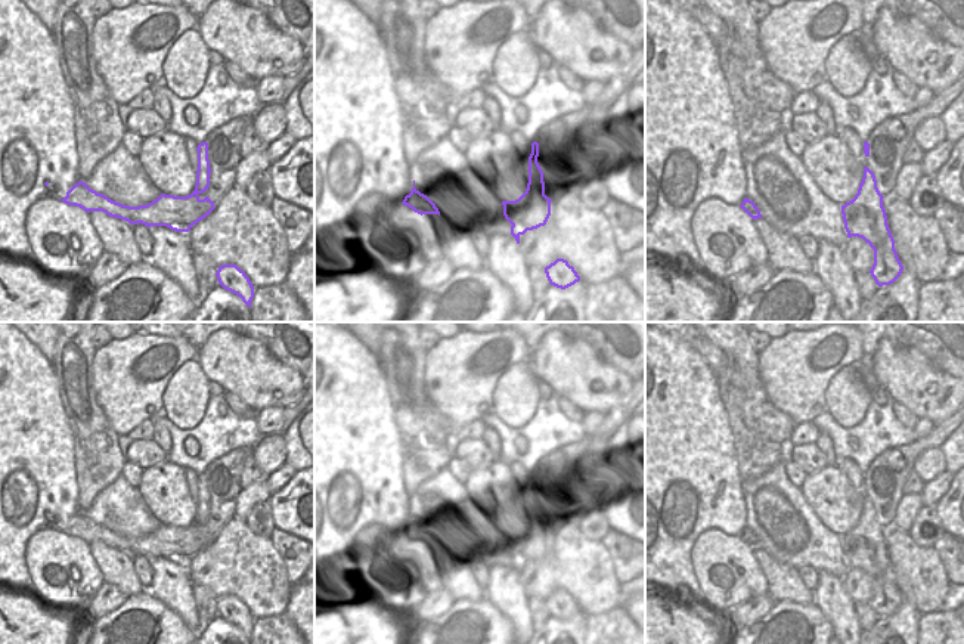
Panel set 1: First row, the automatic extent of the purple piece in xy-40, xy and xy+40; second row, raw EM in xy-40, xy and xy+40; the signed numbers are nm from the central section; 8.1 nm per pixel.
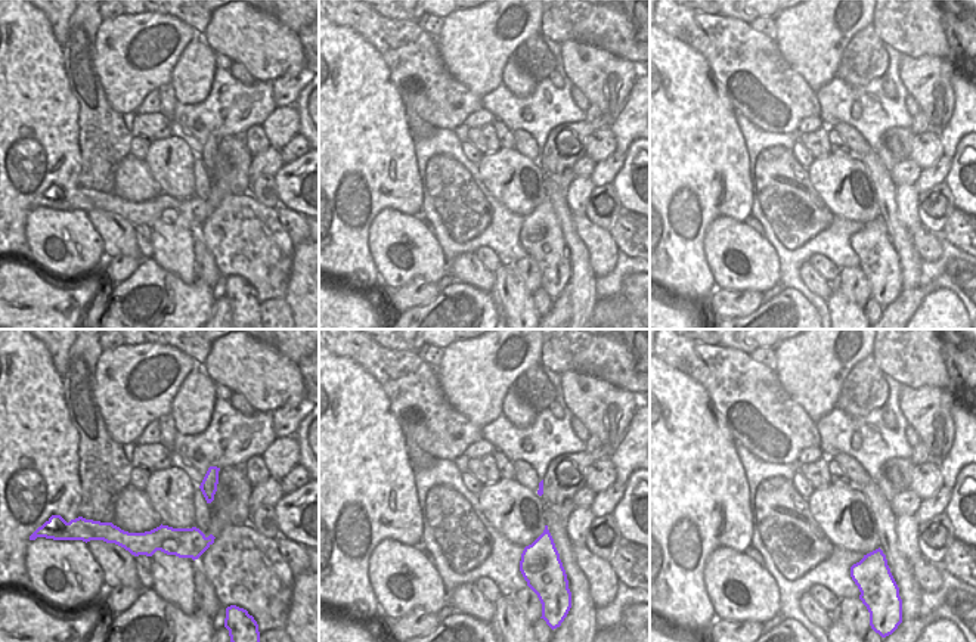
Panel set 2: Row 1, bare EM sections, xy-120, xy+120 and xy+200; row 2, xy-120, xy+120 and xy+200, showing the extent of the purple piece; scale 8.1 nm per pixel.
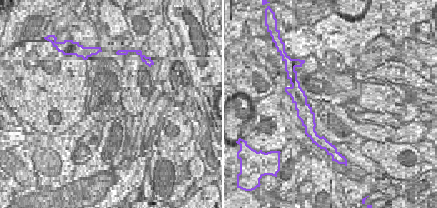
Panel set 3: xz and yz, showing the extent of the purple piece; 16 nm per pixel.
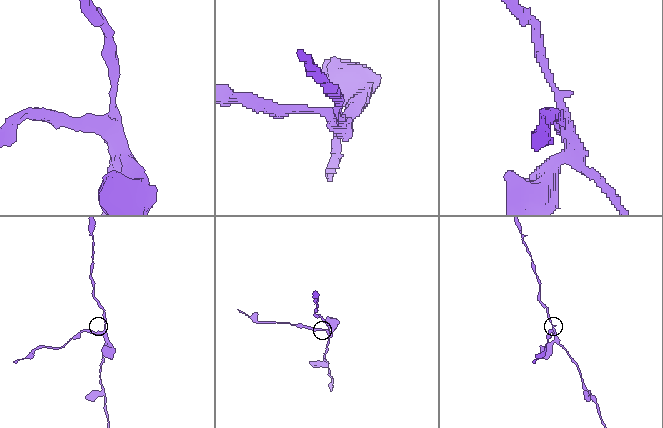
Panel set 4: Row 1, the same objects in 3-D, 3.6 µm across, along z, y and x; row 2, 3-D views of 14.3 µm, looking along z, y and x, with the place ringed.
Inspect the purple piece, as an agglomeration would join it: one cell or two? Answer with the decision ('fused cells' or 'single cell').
fused cells

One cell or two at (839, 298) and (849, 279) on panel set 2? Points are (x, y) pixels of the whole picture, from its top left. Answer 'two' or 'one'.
two

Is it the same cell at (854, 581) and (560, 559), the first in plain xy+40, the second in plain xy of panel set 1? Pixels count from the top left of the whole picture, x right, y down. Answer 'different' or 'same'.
same

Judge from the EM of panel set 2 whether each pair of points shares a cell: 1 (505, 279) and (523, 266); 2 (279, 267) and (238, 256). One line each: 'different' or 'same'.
1: different
2: same

